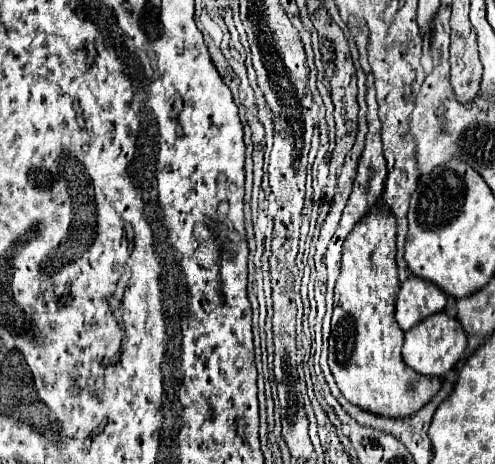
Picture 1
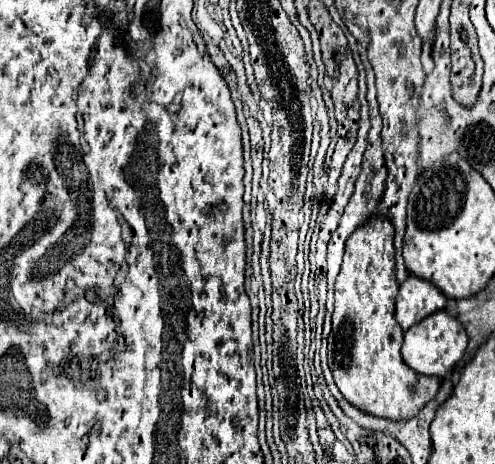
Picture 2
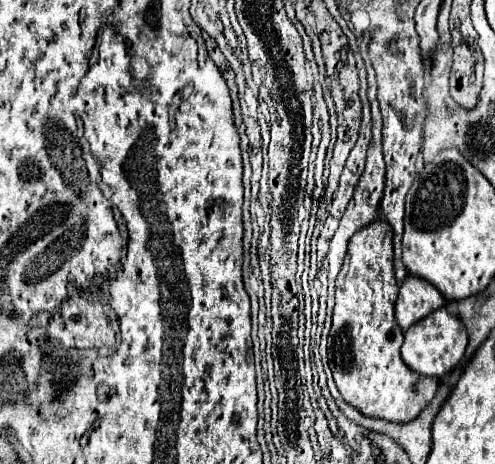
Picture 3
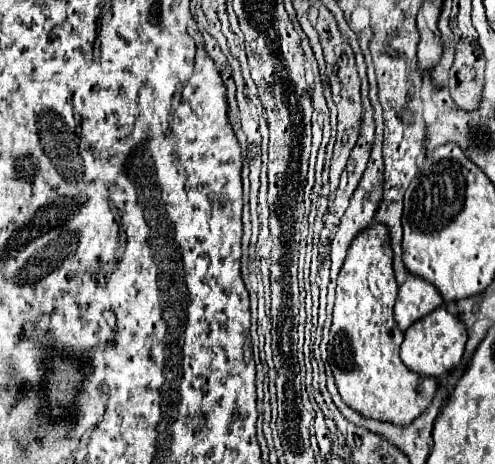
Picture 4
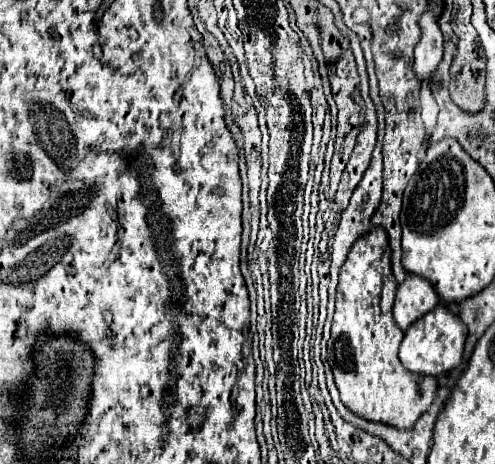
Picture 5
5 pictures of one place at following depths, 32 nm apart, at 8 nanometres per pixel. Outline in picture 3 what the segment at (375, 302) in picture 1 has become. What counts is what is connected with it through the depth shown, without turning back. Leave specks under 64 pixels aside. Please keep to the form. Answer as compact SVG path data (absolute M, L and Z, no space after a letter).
M376 220L352 236L342 270L336 278L336 306L328 338L328 364L342 398L358 408L358 412L406 424L434 398L438 378L412 372L400 358L402 330L394 320L398 282L394 278L392 260L392 228L386 222Z

